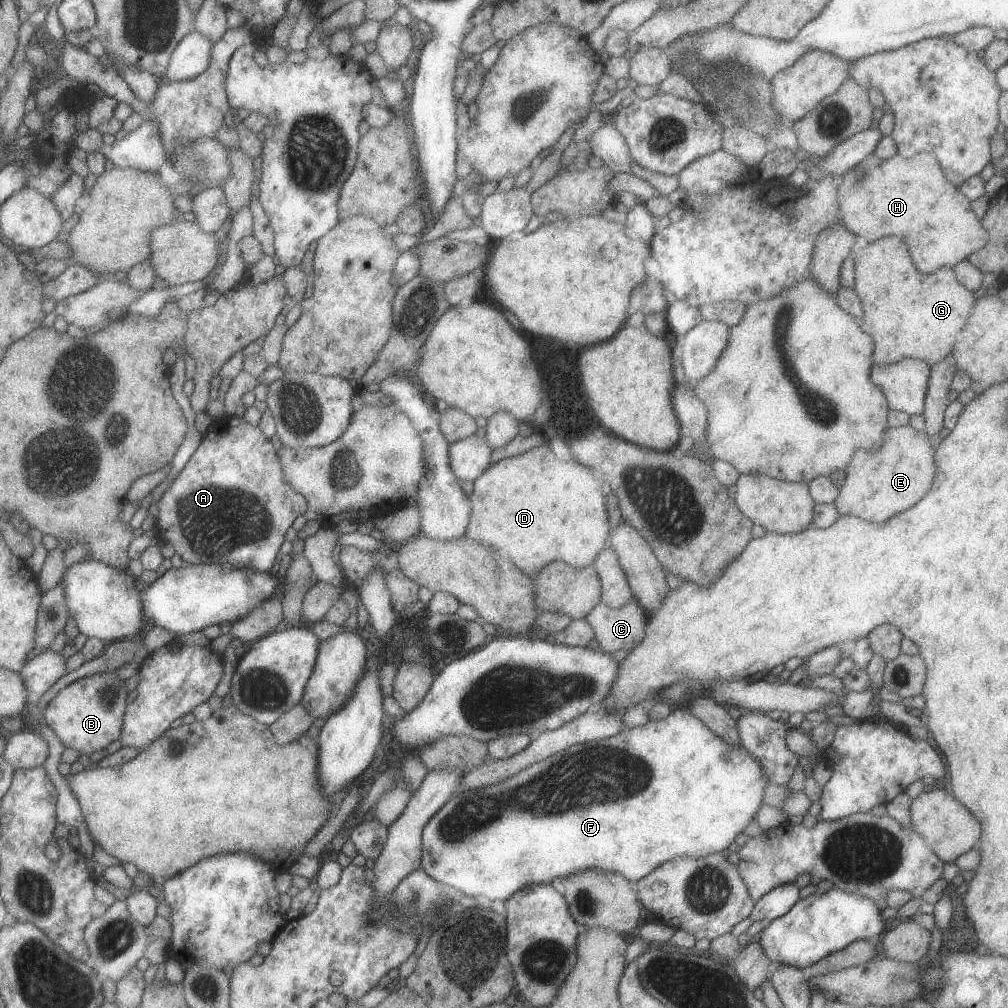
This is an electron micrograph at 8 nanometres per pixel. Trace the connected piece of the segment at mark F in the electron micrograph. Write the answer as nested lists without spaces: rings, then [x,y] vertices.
[[[686,706],[672,708],[664,719],[648,721],[644,725],[626,728],[620,734],[576,744],[567,751],[555,754],[548,760],[539,762],[520,774],[509,778],[502,786],[490,786],[482,790],[460,792],[450,799],[426,826],[423,837],[425,844],[422,868],[442,884],[454,889],[460,895],[485,896],[490,900],[510,900],[512,895],[530,885],[558,883],[564,877],[596,867],[608,872],[624,874],[634,884],[651,873],[660,864],[682,856],[700,856],[722,853],[726,848],[735,848],[736,836],[746,830],[760,806],[764,804],[764,788],[770,784],[761,762],[752,756],[743,745],[731,745],[710,730],[698,717],[695,717]]]

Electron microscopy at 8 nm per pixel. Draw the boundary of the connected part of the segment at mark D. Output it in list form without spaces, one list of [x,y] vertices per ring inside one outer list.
[[[549,444],[534,447],[523,455],[502,459],[475,482],[475,489],[470,494],[474,507],[473,519],[467,535],[508,554],[535,580],[552,562],[564,561],[575,567],[590,566],[610,536],[606,498],[594,473],[579,461],[559,458]]]

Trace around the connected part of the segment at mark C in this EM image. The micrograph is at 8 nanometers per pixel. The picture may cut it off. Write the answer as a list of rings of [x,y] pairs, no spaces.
[[[632,598],[619,609],[600,602],[584,620],[594,629],[594,637],[603,652],[611,653],[634,650],[644,640],[648,617],[639,601]]]

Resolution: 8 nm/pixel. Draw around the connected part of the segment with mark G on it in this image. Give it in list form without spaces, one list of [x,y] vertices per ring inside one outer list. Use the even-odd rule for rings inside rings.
[[[884,236],[884,238],[880,238],[880,240],[876,240],[876,242],[870,242],[870,244],[866,244],[864,246],[864,254],[862,256],[854,256],[855,264],[855,288],[854,290],[858,292],[858,296],[860,300],[862,300],[864,316],[861,322],[862,330],[869,334],[872,337],[872,340],[875,344],[875,349],[872,355],[873,362],[879,365],[889,365],[892,363],[897,363],[899,360],[912,357],[913,359],[922,359],[925,360],[930,366],[944,360],[948,355],[953,351],[953,346],[958,342],[961,334],[963,332],[963,328],[966,326],[968,320],[968,310],[972,312],[972,308],[975,305],[974,293],[967,288],[964,288],[958,280],[956,280],[956,274],[954,274],[954,270],[950,270],[950,268],[940,268],[938,272],[934,272],[934,274],[930,274],[930,276],[924,276],[922,272],[918,272],[916,270],[916,266],[914,266],[914,262],[912,262],[912,258],[910,258],[910,252],[908,252],[908,248],[906,248],[906,244],[900,240],[900,238],[896,238],[896,236]]]

